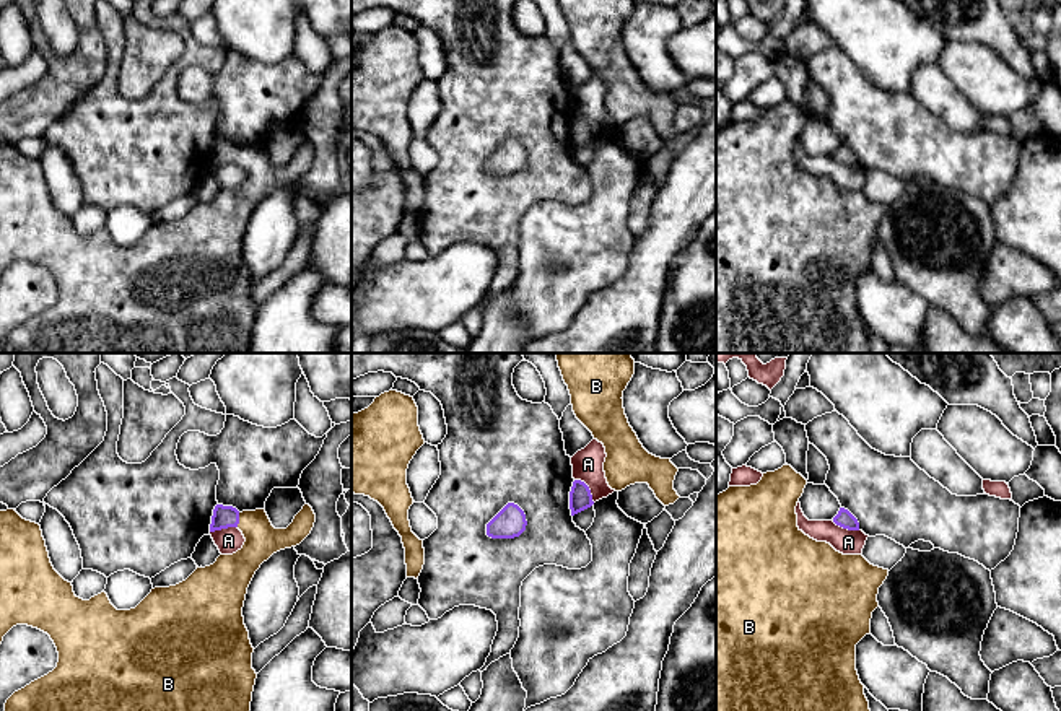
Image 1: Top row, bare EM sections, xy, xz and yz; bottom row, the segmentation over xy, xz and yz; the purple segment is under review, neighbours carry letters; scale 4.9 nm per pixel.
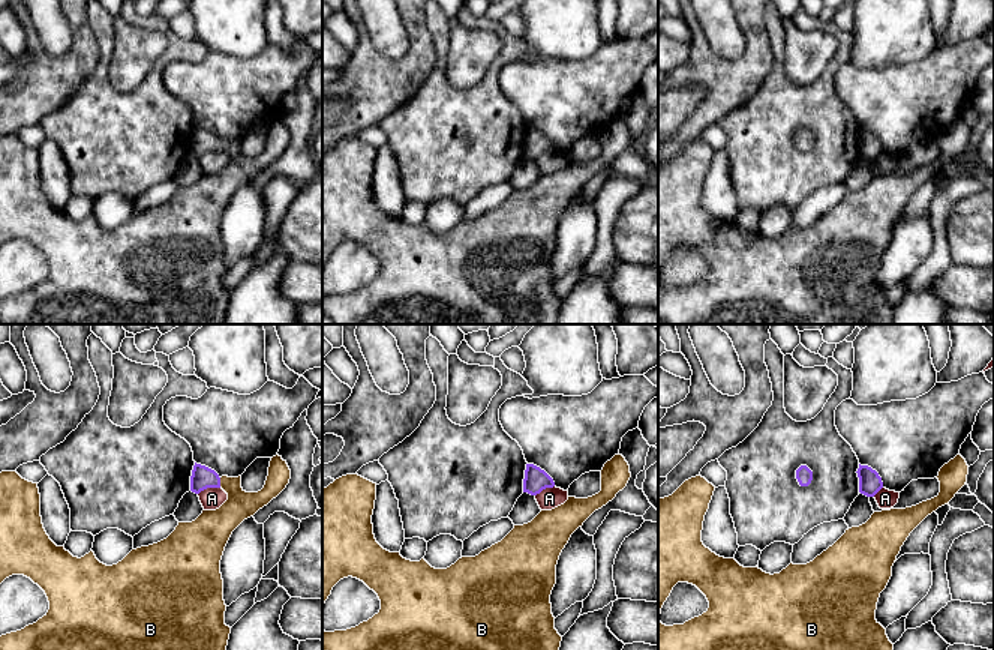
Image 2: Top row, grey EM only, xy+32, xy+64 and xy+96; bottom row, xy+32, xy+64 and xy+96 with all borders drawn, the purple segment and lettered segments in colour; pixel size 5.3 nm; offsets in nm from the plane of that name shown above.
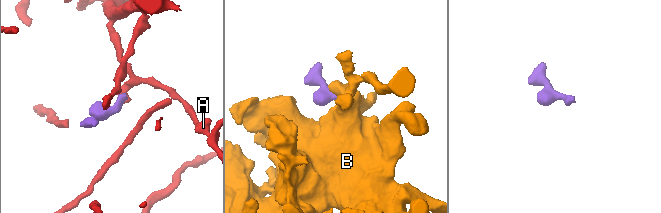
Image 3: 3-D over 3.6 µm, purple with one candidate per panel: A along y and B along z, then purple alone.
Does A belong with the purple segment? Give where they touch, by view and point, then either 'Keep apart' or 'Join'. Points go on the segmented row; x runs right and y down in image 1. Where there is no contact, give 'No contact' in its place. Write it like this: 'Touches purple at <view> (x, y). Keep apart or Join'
Touches purple at xz (588, 488). Keep apart

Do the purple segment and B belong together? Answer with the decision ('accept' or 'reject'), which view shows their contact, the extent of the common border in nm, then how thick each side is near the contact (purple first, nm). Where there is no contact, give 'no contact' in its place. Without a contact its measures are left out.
accept; meets purple in xy; contact 70 nm long; 110 nm thick on the purple side, 170 nm on the other

